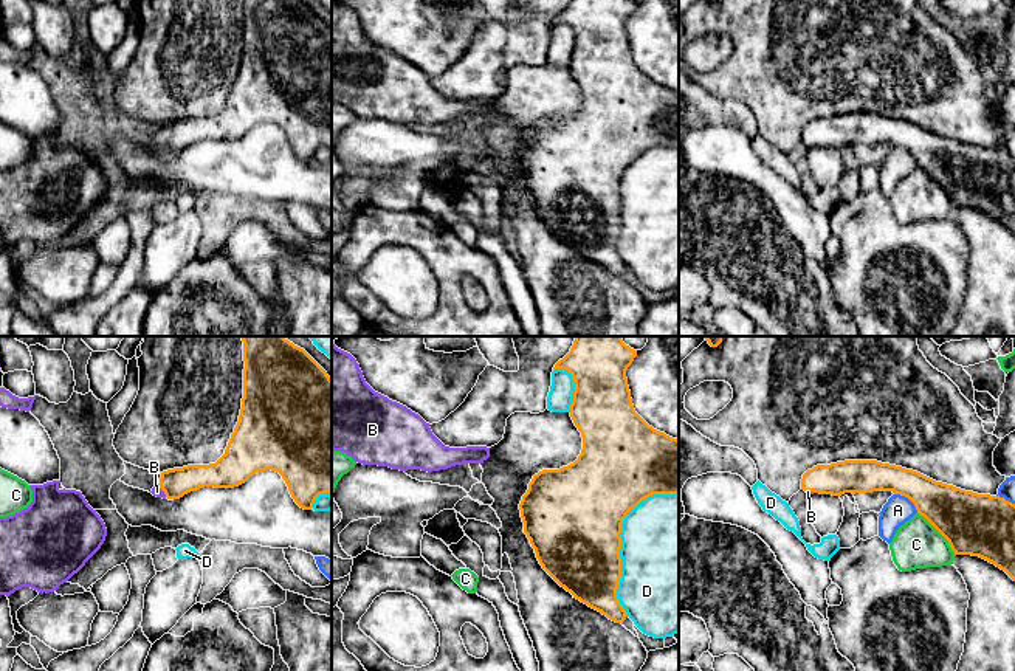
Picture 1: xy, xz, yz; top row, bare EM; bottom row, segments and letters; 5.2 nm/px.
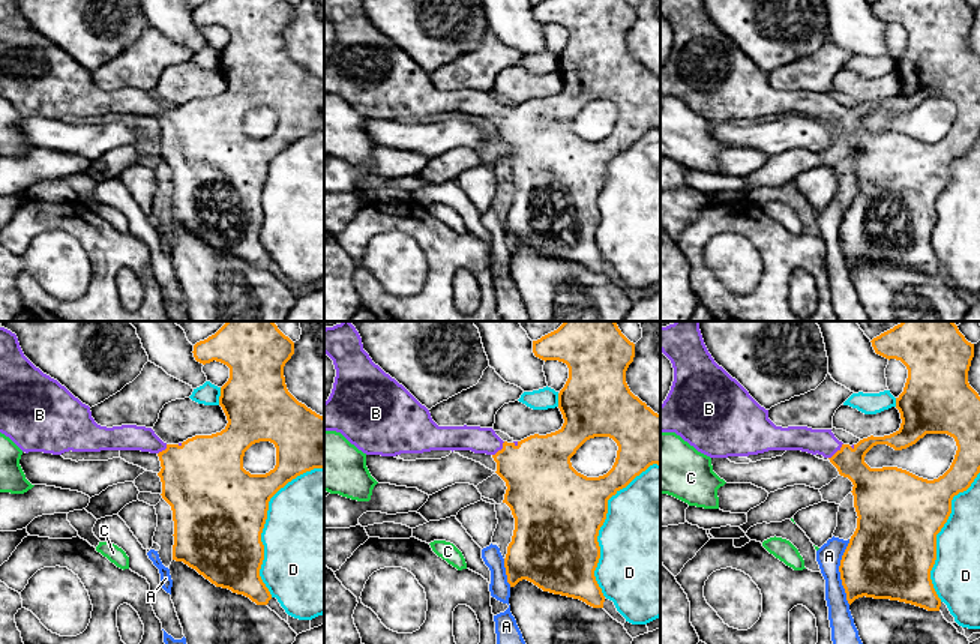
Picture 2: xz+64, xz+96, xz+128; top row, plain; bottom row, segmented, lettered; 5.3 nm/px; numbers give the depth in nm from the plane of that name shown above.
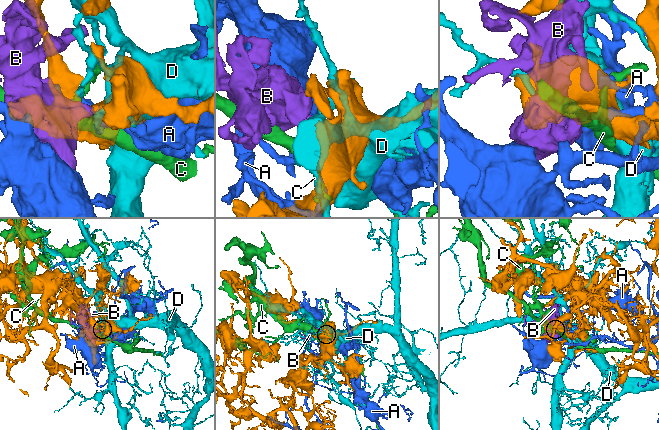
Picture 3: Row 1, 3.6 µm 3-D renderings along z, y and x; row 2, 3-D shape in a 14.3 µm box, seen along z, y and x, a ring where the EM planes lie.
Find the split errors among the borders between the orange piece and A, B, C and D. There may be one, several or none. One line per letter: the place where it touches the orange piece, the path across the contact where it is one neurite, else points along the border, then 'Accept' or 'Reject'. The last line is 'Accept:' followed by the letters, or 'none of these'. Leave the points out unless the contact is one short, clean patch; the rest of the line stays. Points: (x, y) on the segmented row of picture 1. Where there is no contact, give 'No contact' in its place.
A: Touches orange at yz (908, 498). Reject
B: Touches orange at xy (161, 488). Path across: xy (177, 482), (161, 488), (157, 492). Accept
C: Touches orange at yz (939, 532). Reject
D: Touches orange at xz (620, 540). Reject
Accept: B

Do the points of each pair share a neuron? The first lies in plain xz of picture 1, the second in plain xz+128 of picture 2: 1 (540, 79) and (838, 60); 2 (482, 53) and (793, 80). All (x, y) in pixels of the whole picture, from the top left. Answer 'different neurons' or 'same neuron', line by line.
1: different neurons
2: same neuron

